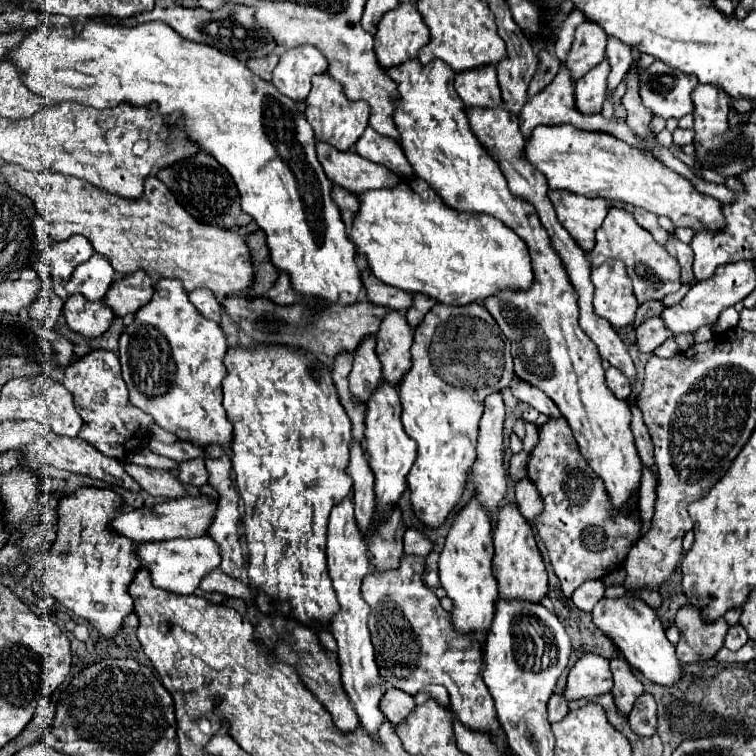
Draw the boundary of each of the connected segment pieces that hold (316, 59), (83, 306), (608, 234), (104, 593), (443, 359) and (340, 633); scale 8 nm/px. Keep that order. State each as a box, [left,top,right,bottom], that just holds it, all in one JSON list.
[[272,45,328,101],[64,297,114,339],[590,207,682,303],[40,487,138,639],[376,303,514,529],[328,497,384,735]]

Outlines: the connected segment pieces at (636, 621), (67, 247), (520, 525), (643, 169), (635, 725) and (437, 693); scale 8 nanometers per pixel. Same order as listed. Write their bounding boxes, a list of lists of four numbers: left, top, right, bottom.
[[592,595,682,685],[36,235,94,297],[492,503,548,603],[526,125,726,233],[628,693,656,737],[414,685,448,707]]

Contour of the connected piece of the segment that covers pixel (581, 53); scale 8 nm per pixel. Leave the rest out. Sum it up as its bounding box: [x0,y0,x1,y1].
[564,21,608,83]

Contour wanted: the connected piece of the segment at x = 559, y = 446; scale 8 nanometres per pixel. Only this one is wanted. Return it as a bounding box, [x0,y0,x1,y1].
[528,417,640,597]

